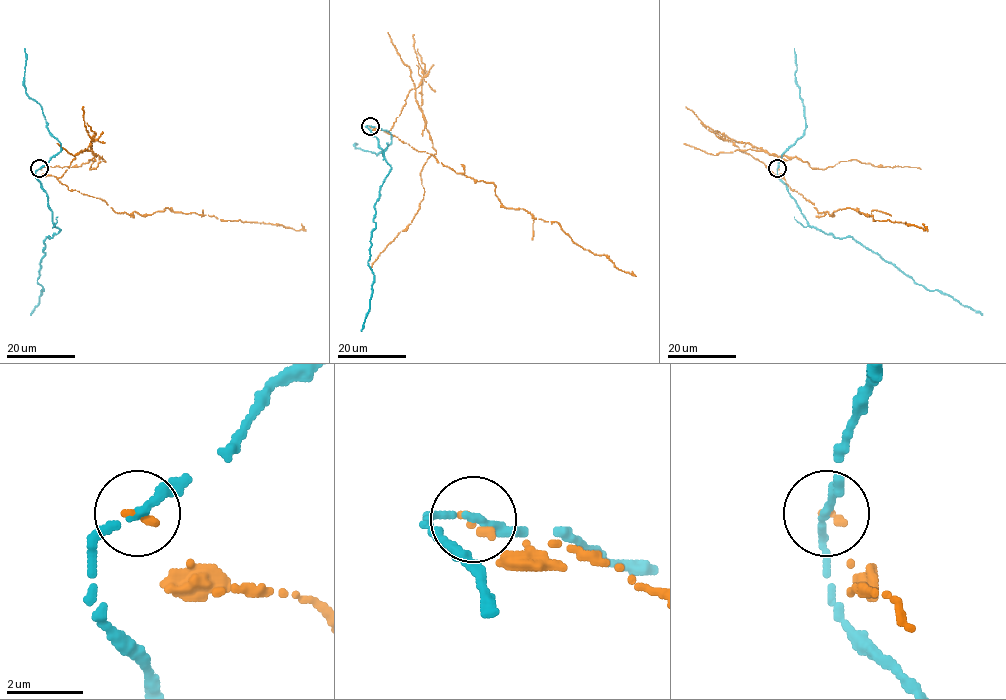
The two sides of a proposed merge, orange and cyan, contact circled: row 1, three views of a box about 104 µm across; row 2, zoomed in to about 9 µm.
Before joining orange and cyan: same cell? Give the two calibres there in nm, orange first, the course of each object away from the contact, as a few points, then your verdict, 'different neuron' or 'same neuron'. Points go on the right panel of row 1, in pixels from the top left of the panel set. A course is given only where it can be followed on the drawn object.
220/200 nm | orange via (777, 169), (819, 213), (851, 208), (873, 220), (924, 230), (922, 223) | cyan via (777, 169), (778, 177), (810, 226), (836, 238), (851, 237), (929, 290), (951, 295), (982, 315) | different neuron

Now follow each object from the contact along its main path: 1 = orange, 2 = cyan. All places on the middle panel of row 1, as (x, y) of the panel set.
1: (369, 125), (430, 154), (456, 173), (492, 182), (504, 207), (556, 221), (574, 243), (632, 271)
2: (370, 125), (366, 126), (391, 170), (374, 205), (368, 264), (374, 278), (361, 331)

